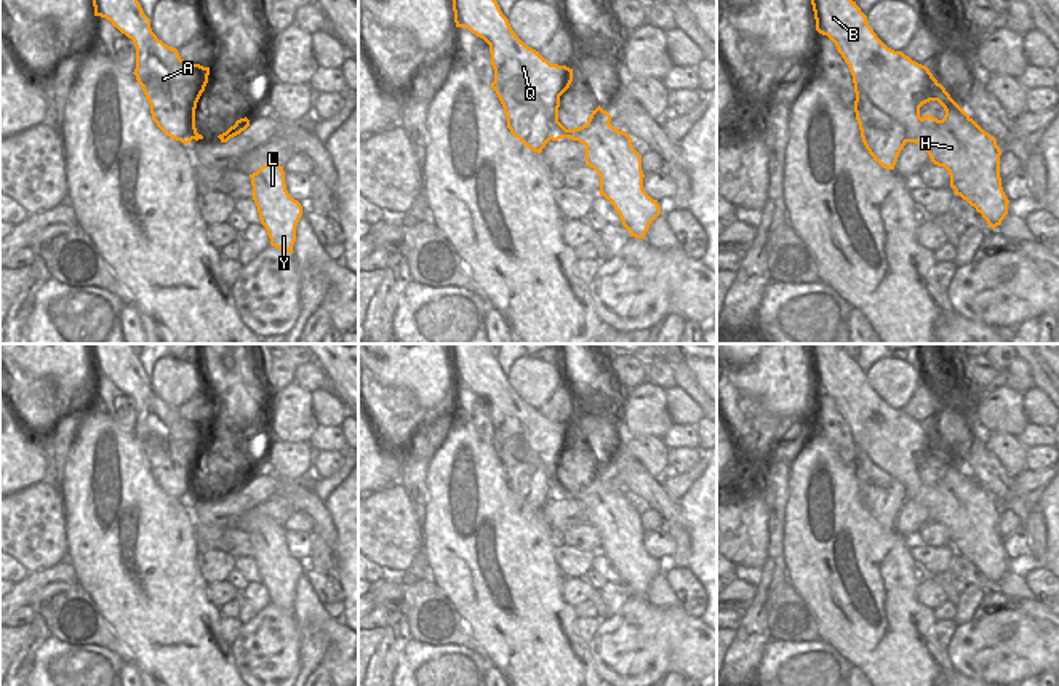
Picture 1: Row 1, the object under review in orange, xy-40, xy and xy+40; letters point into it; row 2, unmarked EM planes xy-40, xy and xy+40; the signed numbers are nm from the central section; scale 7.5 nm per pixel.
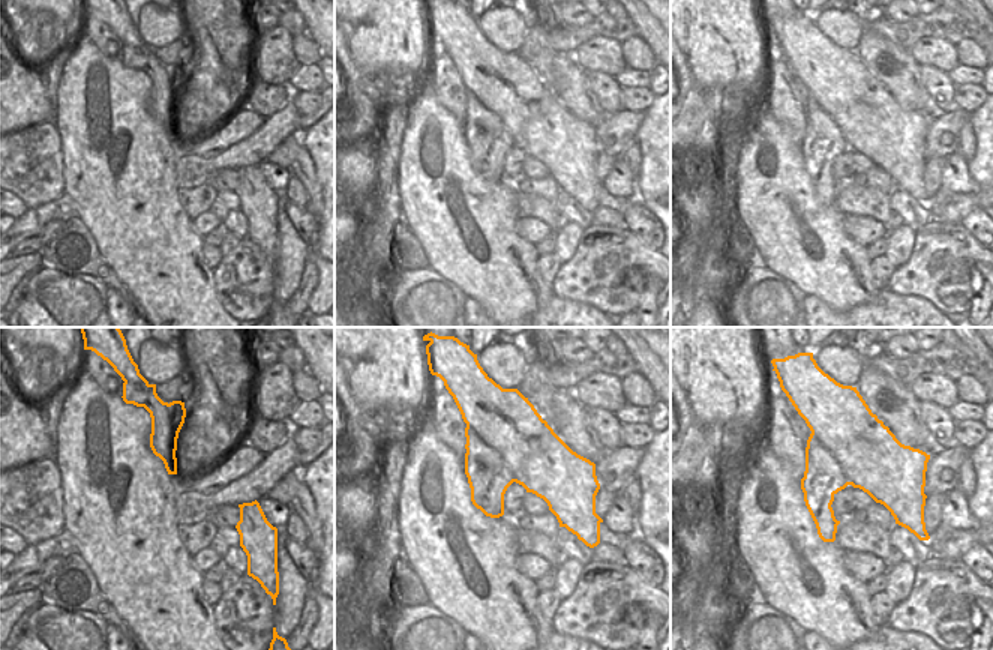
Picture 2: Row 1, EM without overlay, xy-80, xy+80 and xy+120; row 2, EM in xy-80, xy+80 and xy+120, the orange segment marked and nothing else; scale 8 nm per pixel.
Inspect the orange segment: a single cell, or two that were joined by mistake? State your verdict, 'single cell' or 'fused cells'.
fused cells

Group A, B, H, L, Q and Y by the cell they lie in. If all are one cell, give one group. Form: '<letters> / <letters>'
A / B H L Q Y

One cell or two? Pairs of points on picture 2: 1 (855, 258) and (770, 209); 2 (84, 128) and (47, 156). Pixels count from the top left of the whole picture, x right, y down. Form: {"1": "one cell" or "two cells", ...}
{"1": "one cell", "2": "two cells"}

